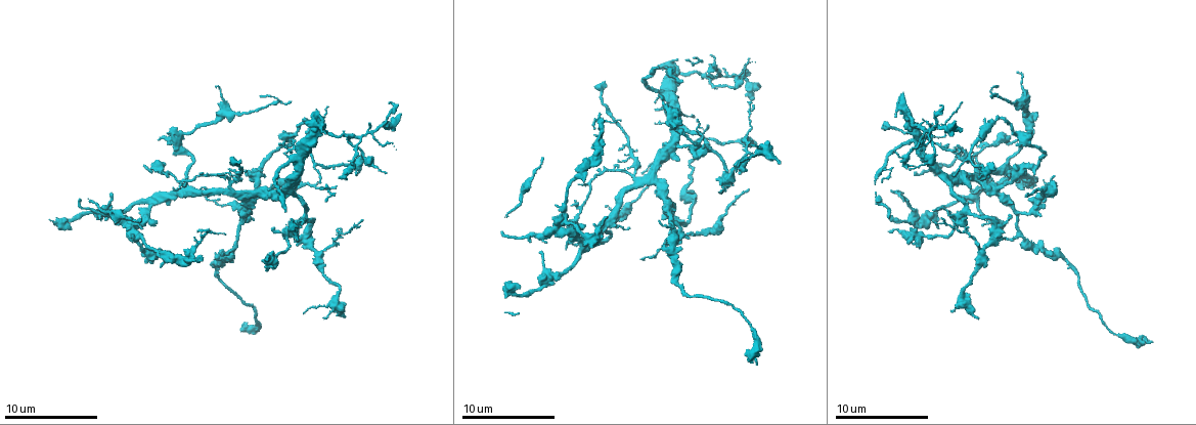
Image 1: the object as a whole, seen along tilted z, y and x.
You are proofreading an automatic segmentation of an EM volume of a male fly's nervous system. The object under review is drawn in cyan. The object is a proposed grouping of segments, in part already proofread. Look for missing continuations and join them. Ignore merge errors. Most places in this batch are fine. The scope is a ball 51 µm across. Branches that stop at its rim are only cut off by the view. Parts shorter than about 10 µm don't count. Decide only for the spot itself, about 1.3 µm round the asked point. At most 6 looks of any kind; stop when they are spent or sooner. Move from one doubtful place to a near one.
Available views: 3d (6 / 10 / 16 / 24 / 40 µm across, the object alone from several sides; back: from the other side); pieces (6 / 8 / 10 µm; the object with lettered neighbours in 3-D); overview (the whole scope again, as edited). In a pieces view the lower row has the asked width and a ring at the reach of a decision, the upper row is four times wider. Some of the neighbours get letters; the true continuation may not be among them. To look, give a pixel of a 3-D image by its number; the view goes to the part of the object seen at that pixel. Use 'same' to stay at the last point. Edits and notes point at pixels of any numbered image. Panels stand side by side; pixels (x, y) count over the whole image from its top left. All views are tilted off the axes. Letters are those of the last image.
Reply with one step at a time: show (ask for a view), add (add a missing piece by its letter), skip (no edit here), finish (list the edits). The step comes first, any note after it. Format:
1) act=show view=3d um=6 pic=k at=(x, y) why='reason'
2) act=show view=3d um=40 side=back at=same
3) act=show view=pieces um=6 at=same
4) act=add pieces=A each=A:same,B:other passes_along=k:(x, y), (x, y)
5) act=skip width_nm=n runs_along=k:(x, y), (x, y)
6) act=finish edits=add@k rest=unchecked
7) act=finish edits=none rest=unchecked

act=show view=pieces um=8 pic=1 at=(758, 363) why='free end'

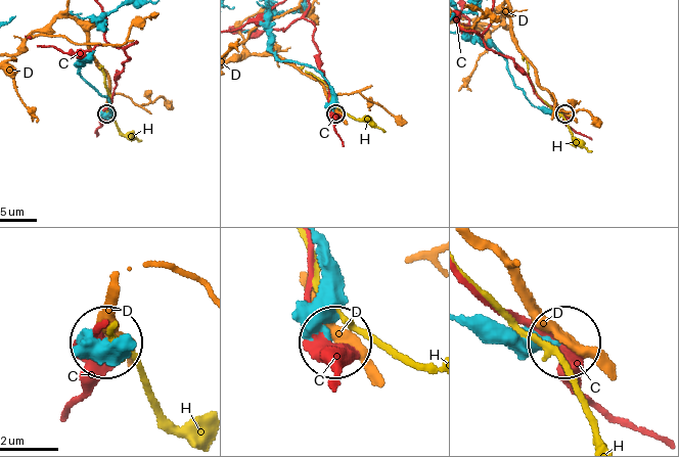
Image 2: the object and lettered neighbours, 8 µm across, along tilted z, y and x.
act=skip width_nm=300 each=C:other,D:other,H:other found='none of them fits'

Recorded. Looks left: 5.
act=show view=pieces um=8 pic=1 at=(749, 189) why='branch stops here'

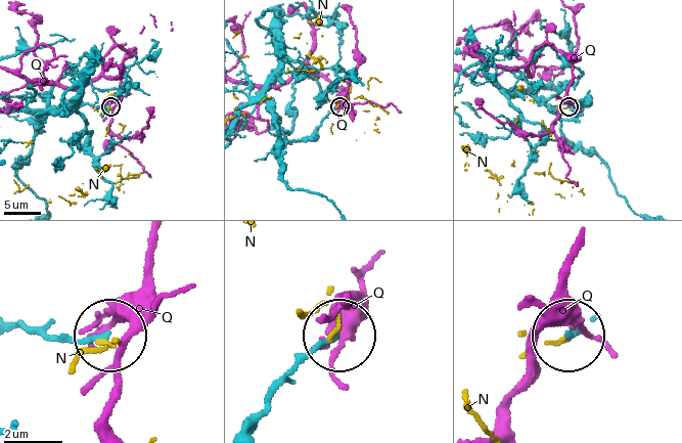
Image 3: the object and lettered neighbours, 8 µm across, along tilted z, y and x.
act=skip width_nm=180 each=N:other,Q:other found='none of them fits'

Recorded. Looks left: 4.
act=show view=pieces um=6 pic=1 at=(676, 148) why='free end'

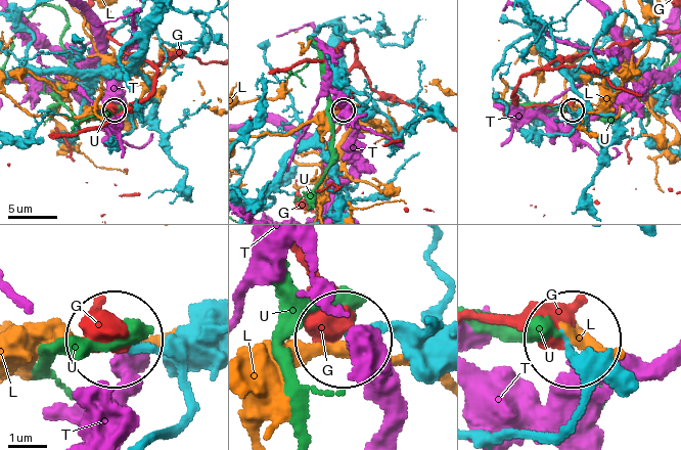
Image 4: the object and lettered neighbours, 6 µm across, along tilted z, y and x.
act=skip each=G:other,L:other,T:other,U:other found='no lettered piece goes on from it'

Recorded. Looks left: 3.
act=finish edits=none rest=unchecked

